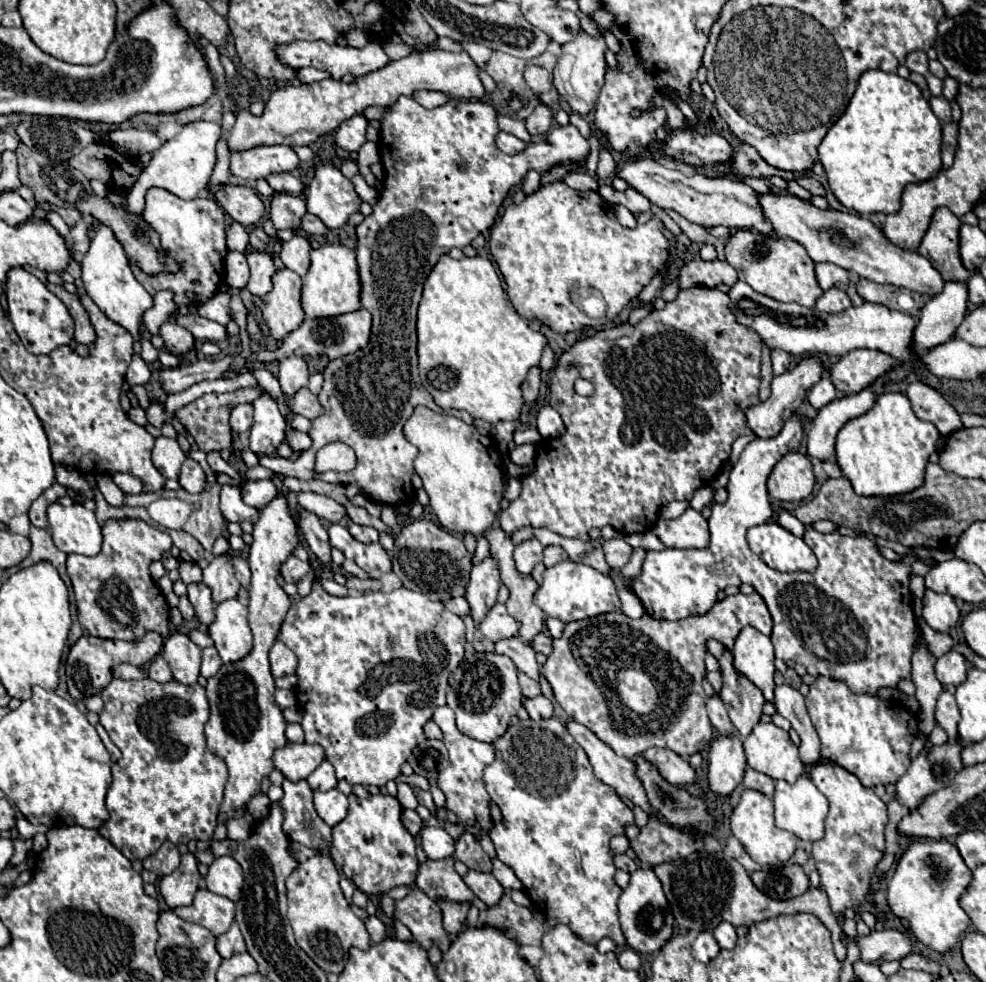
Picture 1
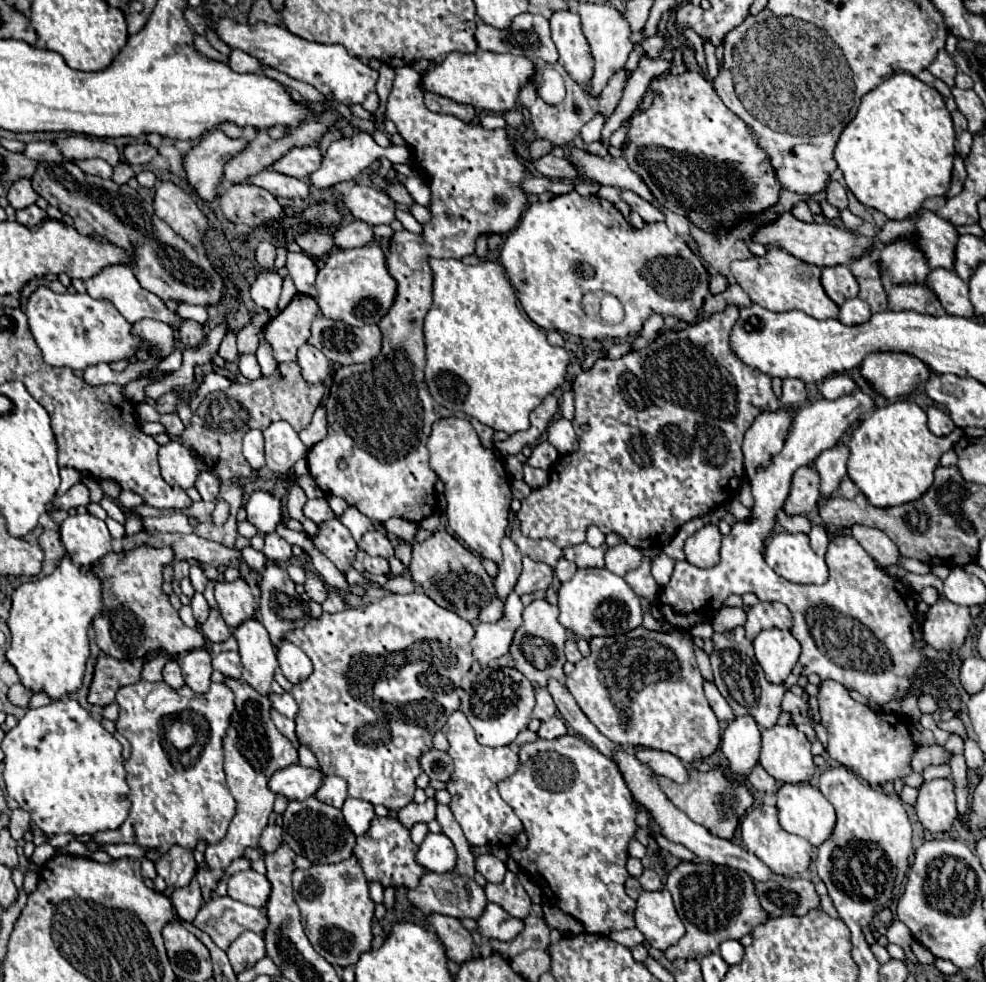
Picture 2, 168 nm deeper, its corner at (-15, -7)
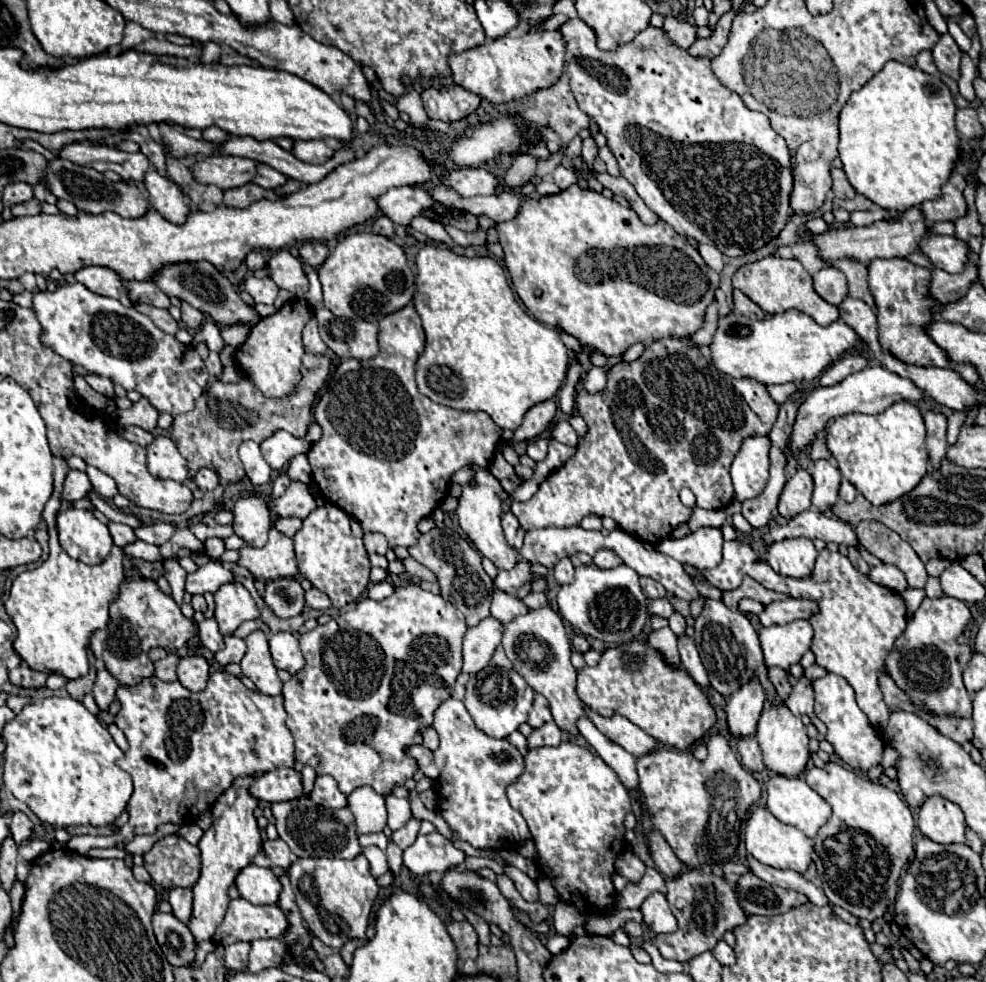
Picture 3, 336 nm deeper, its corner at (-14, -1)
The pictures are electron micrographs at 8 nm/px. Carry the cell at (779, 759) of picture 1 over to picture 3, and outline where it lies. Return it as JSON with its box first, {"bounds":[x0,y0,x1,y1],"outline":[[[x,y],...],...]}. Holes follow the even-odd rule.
{"bounds":[756,704,810,776],"outline":[[[768,704],[764,706],[762,716],[758,720],[756,740],[762,748],[764,764],[780,776],[798,776],[810,760],[810,750],[808,750],[810,738],[808,738],[806,726],[786,706],[780,706],[780,708],[774,708],[774,706],[768,706]]]}

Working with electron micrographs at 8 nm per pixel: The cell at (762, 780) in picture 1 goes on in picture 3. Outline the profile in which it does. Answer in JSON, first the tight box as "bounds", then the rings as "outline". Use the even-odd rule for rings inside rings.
{"bounds":[738,736,766,772],"outline":[[[754,736],[738,740],[738,754],[740,754],[742,766],[748,768],[750,772],[764,772],[766,770],[764,762],[762,762],[760,746],[758,746],[758,742],[756,742]]]}

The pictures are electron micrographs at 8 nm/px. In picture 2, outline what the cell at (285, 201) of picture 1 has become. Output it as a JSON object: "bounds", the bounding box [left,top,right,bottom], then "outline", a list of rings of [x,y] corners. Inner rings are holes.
{"bounds":[295,232,335,258],"outline":[[[305,232],[305,234],[297,236],[295,242],[311,258],[325,258],[335,244],[327,232]]]}

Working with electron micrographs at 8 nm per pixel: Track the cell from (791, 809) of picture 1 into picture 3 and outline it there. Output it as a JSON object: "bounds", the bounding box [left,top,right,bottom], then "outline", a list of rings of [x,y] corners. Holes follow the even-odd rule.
{"bounds":[766,774,832,838],"outline":[[[774,774],[768,784],[766,784],[766,792],[768,792],[768,802],[766,808],[784,824],[796,826],[798,830],[802,830],[808,838],[814,838],[818,834],[818,830],[828,822],[832,808],[826,804],[826,800],[814,792],[802,778],[786,778],[786,776],[778,776]]]}

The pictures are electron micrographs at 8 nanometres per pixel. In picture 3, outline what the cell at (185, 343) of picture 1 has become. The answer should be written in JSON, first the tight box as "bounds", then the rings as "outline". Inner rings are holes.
{"bounds":[182,302,204,330],"outline":[[[182,302],[182,324],[188,328],[188,330],[198,330],[202,326],[202,320],[204,320],[204,314],[200,310],[196,310],[194,306]]]}

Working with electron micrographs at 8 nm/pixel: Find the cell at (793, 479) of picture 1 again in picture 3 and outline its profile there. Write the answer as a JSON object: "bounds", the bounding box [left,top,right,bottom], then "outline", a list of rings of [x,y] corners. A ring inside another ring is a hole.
{"bounds":[778,468,814,518],"outline":[[[804,468],[794,470],[794,474],[788,478],[788,482],[780,494],[778,512],[784,518],[792,518],[792,516],[808,510],[810,500],[812,500],[812,490],[814,490],[814,480],[812,480],[810,472]]]}

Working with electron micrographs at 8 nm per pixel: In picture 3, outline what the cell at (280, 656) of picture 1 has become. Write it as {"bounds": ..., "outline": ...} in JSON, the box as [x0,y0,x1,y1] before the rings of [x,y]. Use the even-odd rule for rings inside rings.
{"bounds":[270,632,306,676],"outline":[[[278,632],[278,634],[270,636],[270,654],[274,658],[274,666],[290,672],[292,676],[296,672],[300,672],[306,664],[304,656],[300,652],[298,640],[290,632]]]}

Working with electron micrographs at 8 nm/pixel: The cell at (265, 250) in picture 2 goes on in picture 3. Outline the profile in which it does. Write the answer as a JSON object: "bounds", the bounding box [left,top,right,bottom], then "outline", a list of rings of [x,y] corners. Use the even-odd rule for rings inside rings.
{"bounds":[246,250,266,270],"outline":[[[252,250],[248,256],[246,256],[246,264],[250,270],[260,270],[266,266],[266,258],[260,250]]]}

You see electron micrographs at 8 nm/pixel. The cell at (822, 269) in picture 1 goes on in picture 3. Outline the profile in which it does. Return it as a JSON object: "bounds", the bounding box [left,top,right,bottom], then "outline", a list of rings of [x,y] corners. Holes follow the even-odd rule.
{"bounds":[814,266,848,306],"outline":[[[824,266],[814,276],[814,290],[830,304],[838,306],[848,296],[848,282],[844,272],[834,266]]]}

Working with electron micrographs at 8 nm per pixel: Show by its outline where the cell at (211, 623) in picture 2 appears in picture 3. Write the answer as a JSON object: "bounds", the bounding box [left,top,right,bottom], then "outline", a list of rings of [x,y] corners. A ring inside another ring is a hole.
{"bounds":[198,618,224,652],"outline":[[[204,618],[204,620],[198,624],[198,636],[200,636],[202,644],[204,644],[208,650],[212,650],[212,652],[216,652],[218,648],[222,648],[222,644],[224,644],[224,636],[220,634],[218,622],[216,622],[214,618]]]}

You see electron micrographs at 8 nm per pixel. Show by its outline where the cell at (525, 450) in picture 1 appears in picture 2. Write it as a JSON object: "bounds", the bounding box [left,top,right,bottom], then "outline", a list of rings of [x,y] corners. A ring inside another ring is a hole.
{"bounds":[527,442,559,470],"outline":[[[541,442],[533,448],[533,454],[529,456],[527,464],[541,470],[549,470],[557,460],[559,460],[559,452],[549,442]]]}

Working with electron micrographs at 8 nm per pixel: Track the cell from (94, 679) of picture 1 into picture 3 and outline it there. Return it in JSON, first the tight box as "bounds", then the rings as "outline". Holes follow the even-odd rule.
{"bounds":[92,668,120,710],"outline":[[[100,668],[100,670],[98,670],[98,678],[96,678],[96,682],[94,682],[92,694],[94,694],[94,700],[96,700],[96,704],[100,706],[100,710],[108,710],[110,702],[112,702],[114,696],[116,696],[118,686],[120,686],[120,682],[118,682],[106,668]]]}

